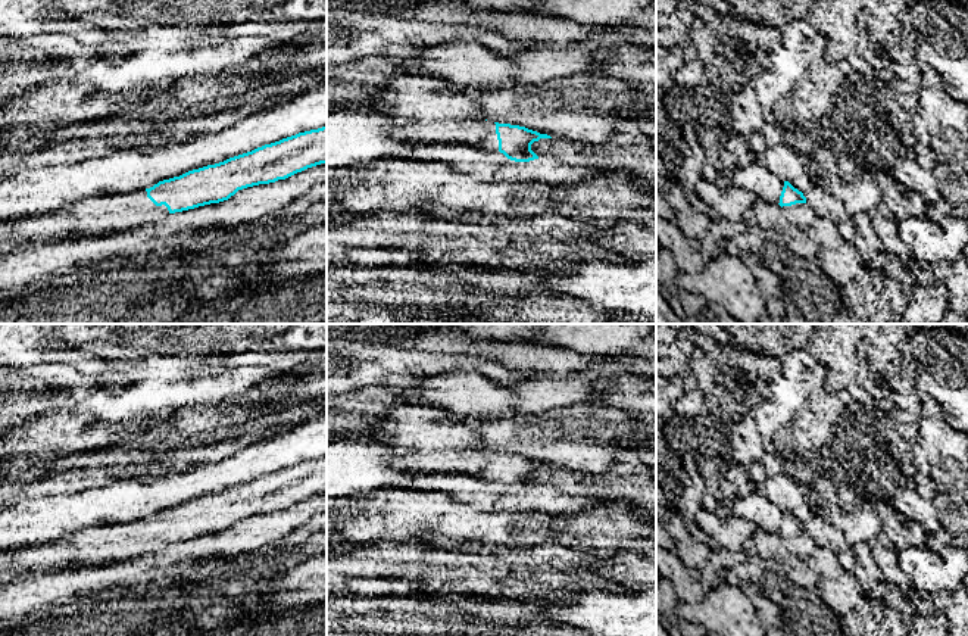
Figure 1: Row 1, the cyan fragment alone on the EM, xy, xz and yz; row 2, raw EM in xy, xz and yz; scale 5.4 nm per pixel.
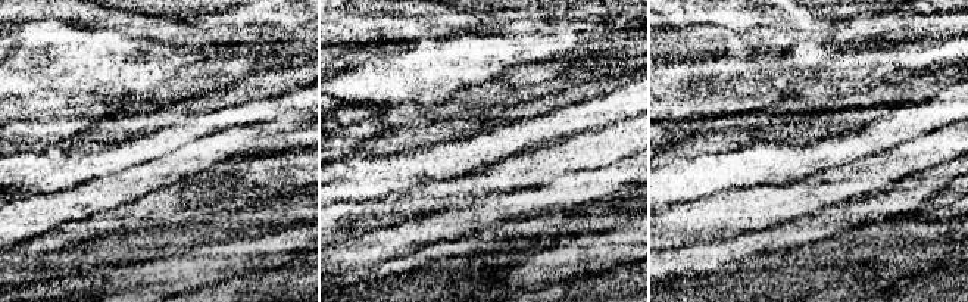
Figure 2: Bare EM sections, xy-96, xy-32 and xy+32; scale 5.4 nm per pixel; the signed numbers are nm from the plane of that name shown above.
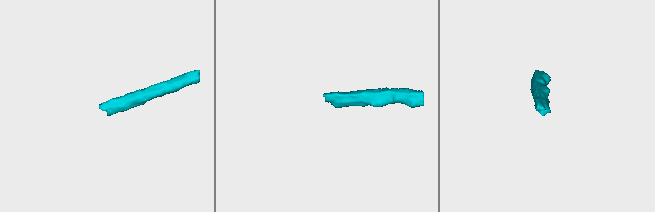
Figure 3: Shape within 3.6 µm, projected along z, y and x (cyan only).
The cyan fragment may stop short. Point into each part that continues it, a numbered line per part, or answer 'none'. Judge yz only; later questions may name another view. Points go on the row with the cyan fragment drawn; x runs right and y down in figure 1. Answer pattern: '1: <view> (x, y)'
1: yz (802, 215)

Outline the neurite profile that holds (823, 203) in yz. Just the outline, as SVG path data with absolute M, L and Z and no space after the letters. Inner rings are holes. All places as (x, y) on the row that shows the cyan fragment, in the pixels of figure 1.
M812 186L809 190L803 191L803 196L819 218L828 219L837 228L837 233L843 240L852 240L855 236L855 225L852 216L839 200L833 199L816 186Z

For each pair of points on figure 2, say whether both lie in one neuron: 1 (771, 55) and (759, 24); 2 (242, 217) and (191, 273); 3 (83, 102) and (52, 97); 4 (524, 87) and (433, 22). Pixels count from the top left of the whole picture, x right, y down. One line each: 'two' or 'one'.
1: two
2: two
3: two
4: two

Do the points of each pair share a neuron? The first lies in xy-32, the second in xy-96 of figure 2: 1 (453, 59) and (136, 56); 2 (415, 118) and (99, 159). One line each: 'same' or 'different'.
1: different
2: different

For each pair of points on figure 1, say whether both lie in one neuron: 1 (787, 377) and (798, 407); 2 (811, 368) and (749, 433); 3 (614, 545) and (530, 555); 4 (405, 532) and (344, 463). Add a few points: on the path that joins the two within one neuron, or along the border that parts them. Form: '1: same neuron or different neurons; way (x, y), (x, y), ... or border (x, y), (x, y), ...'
1: different neurons; border (823, 373), (776, 399), (771, 418)
2: different neurons; border (755, 423), (759, 435)
3: same neuron; way (593, 555), (550, 557)
4: different neurons; border (384, 486), (342, 498)

